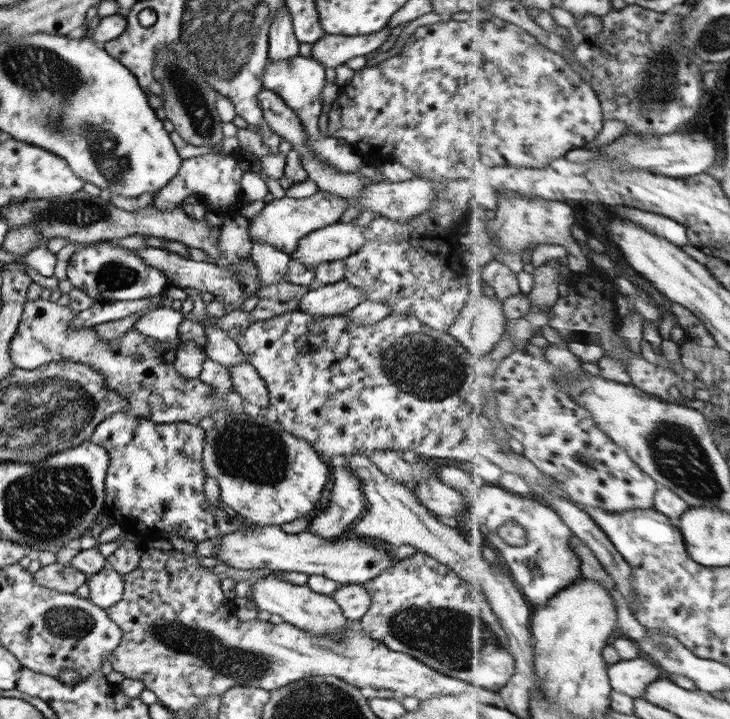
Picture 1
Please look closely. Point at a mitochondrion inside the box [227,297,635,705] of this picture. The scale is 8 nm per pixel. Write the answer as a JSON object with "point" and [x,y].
{"point":[450,637]}

